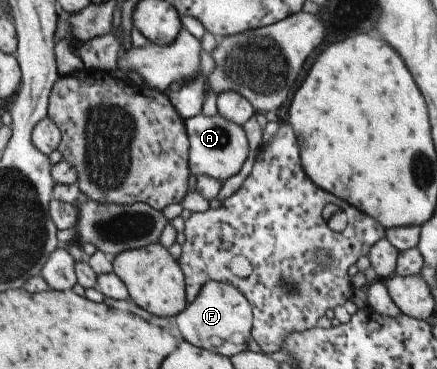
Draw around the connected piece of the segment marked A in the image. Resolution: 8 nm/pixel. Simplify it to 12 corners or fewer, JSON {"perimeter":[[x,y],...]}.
{"perimeter":[[219,114],[183,120],[186,167],[222,183],[249,146],[240,125]]}

